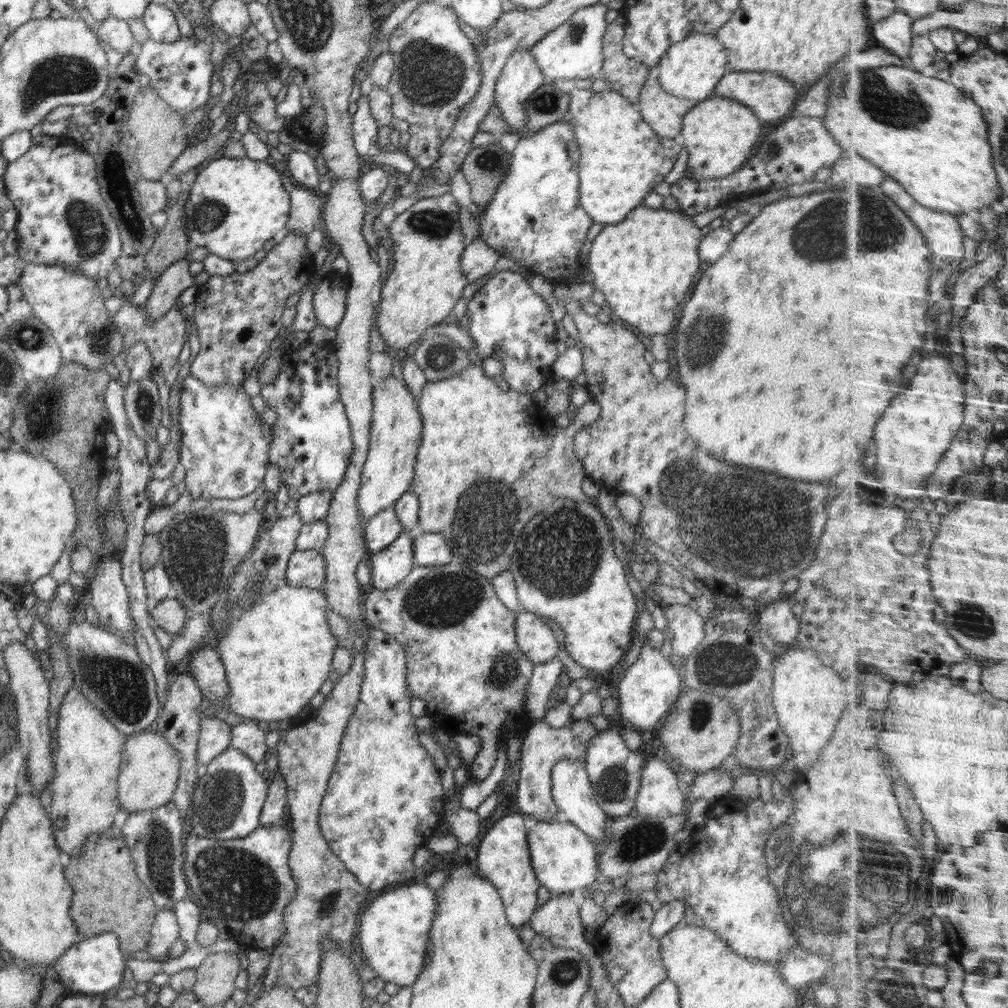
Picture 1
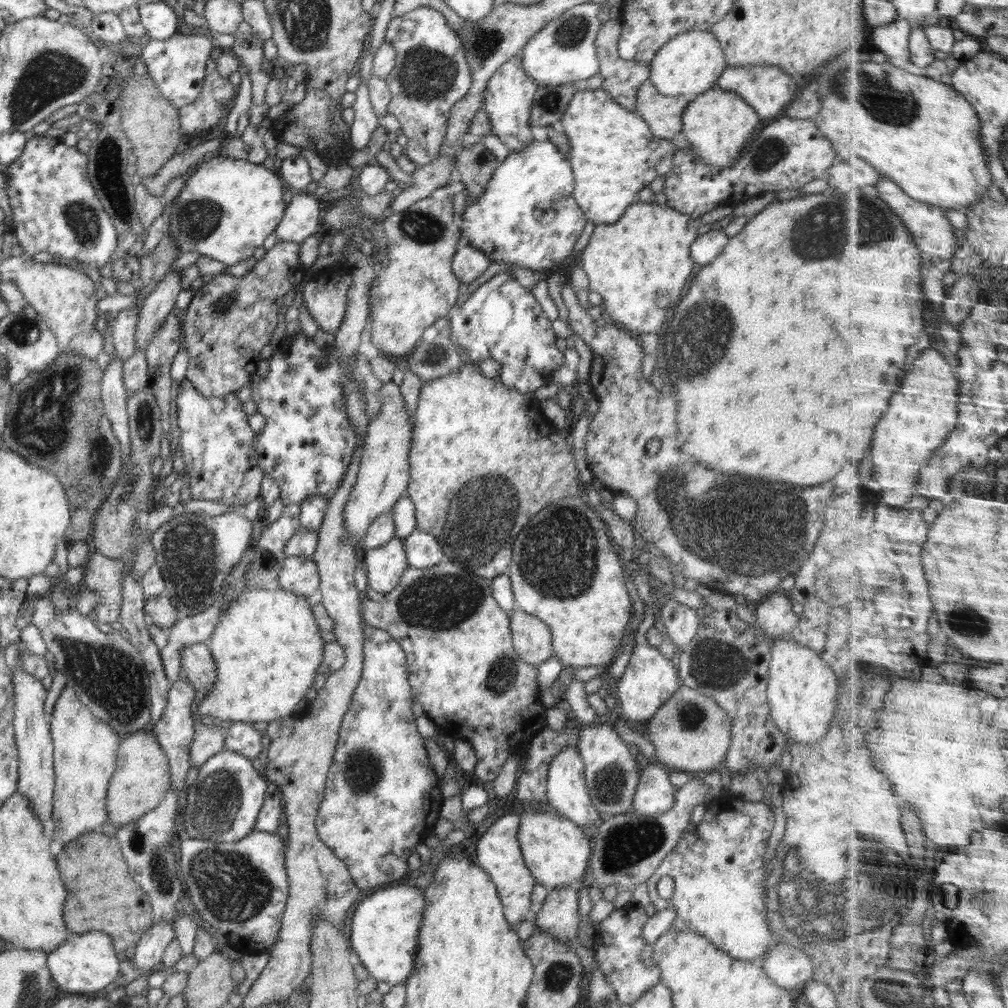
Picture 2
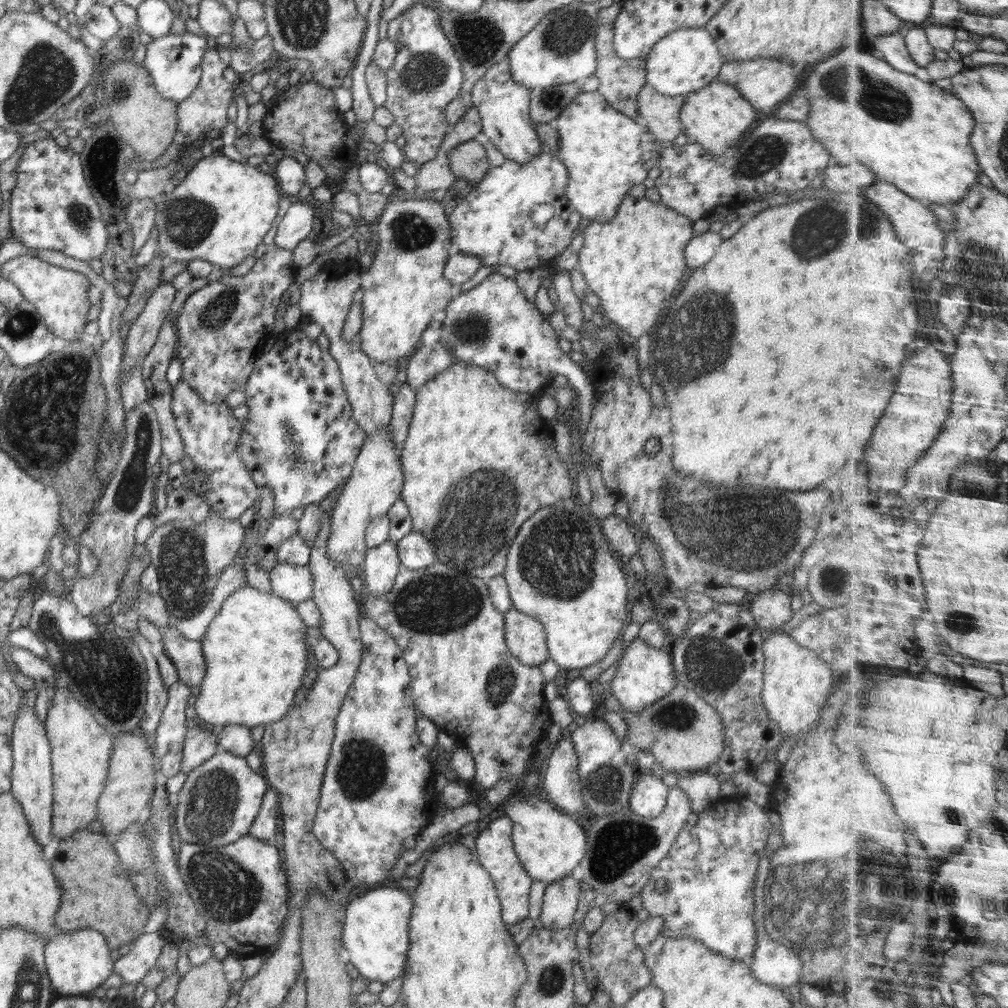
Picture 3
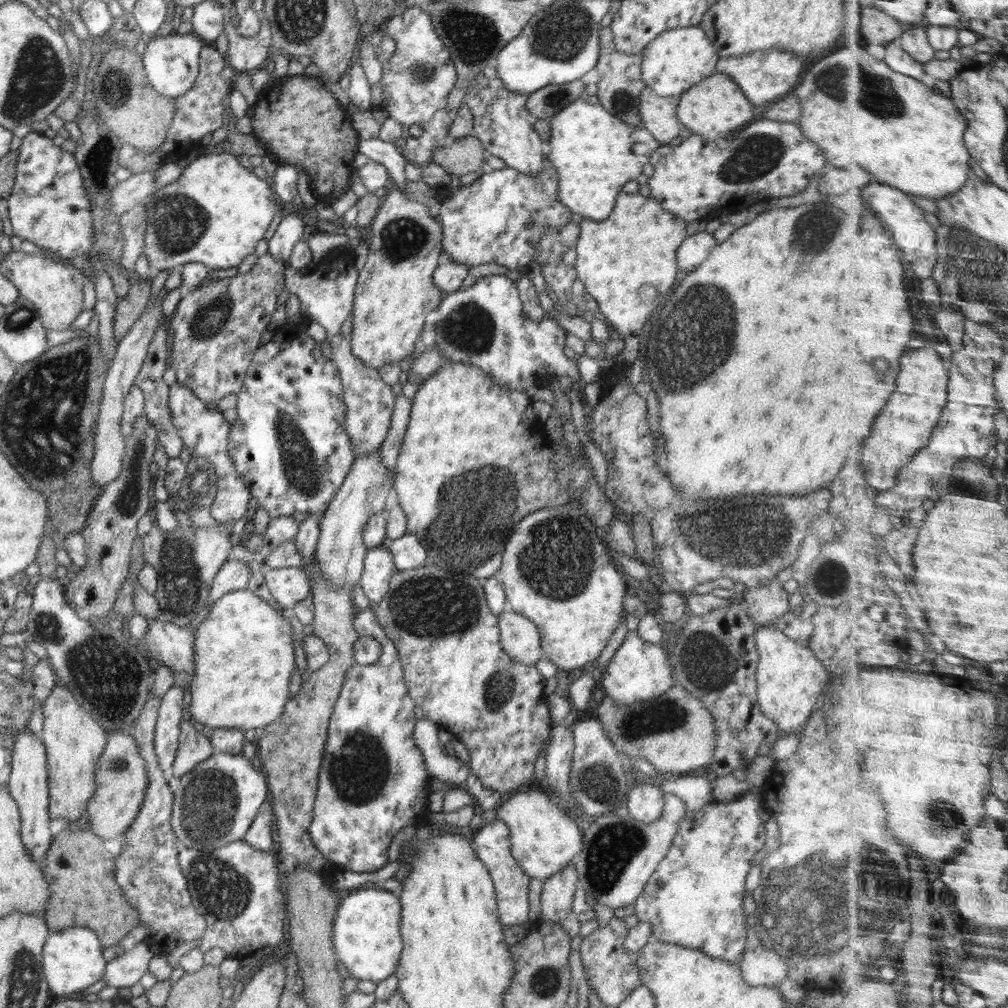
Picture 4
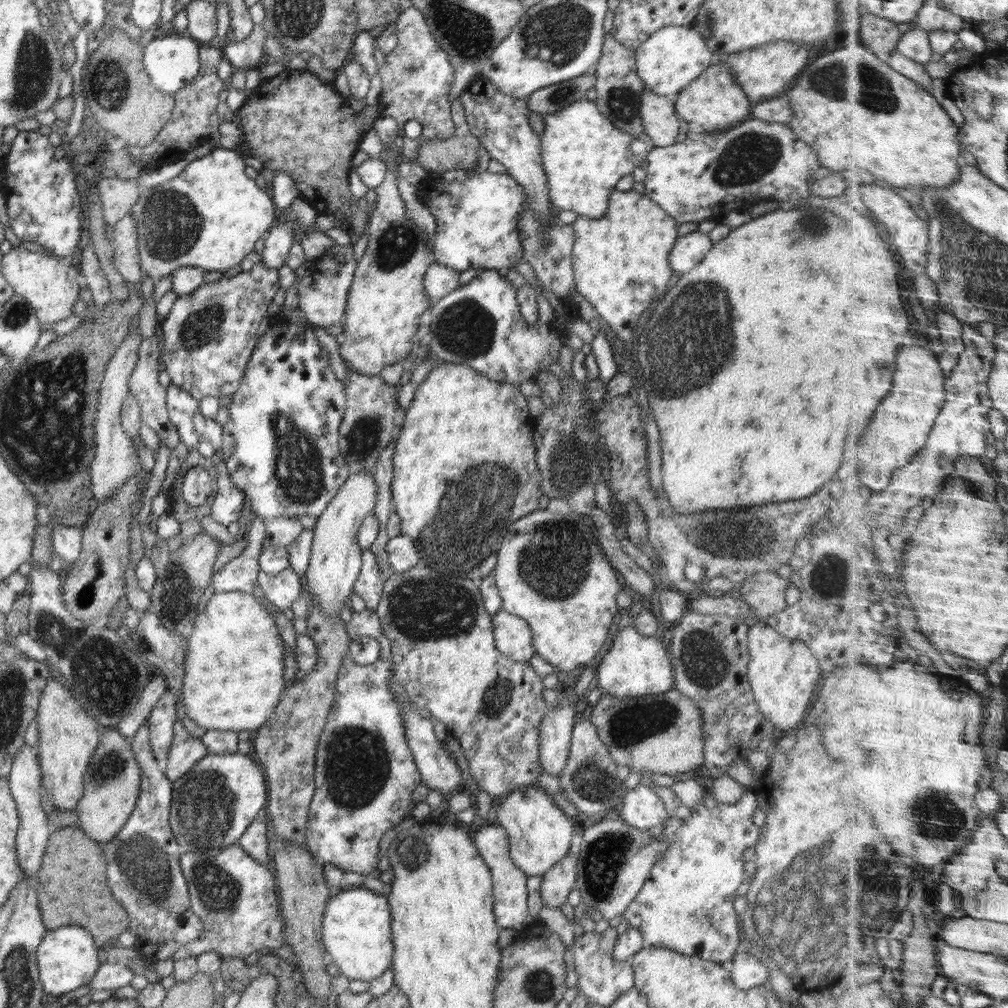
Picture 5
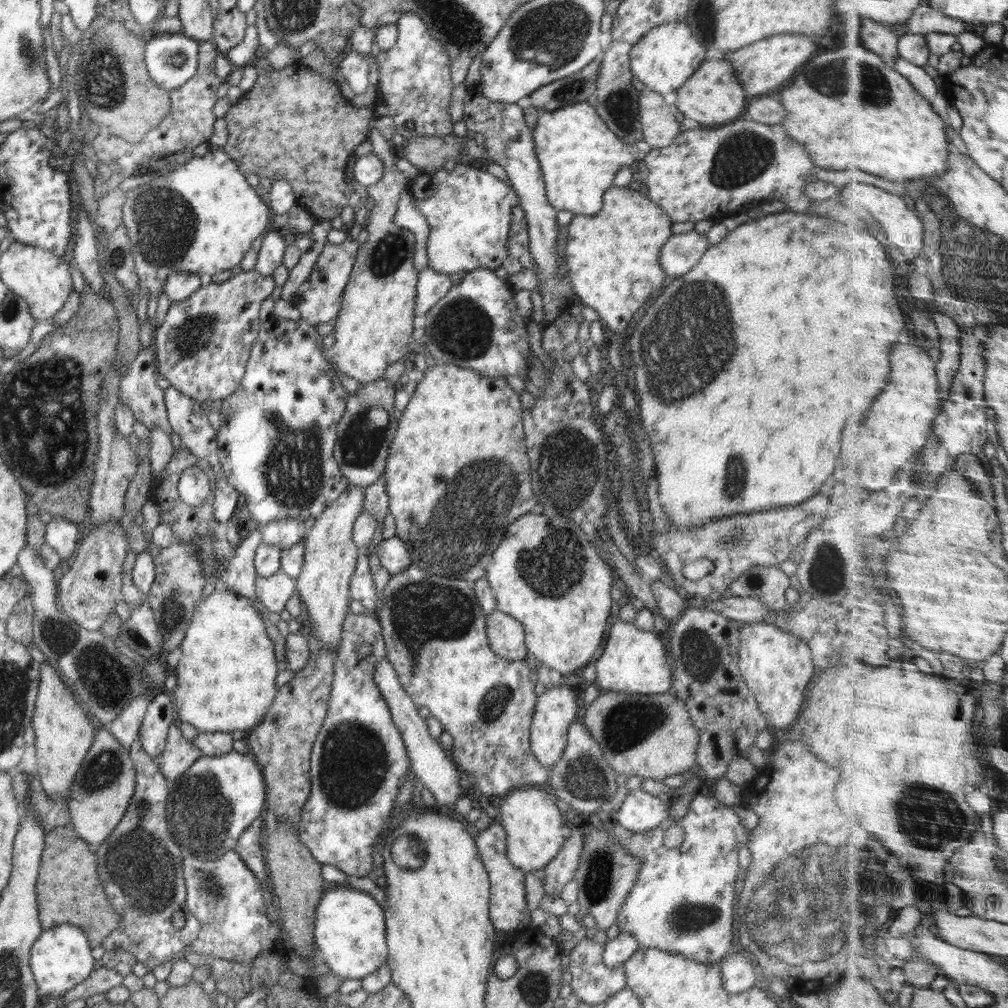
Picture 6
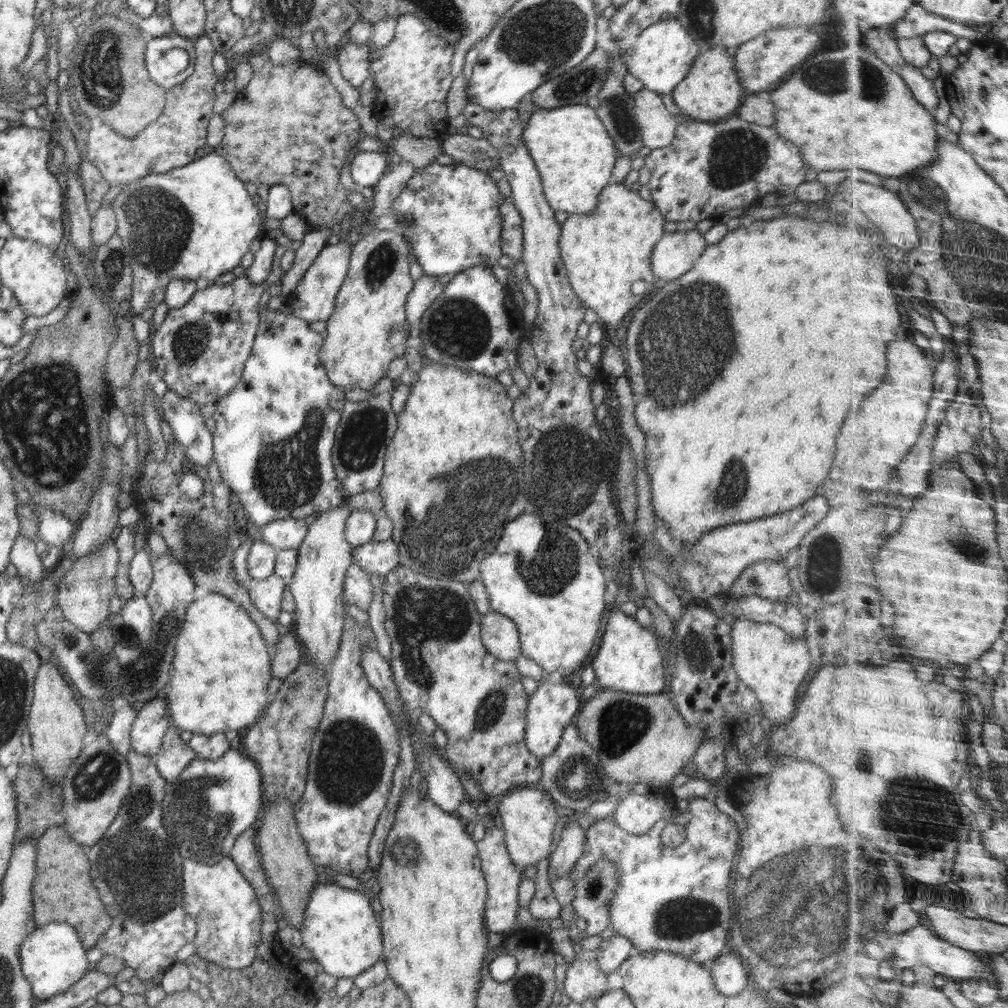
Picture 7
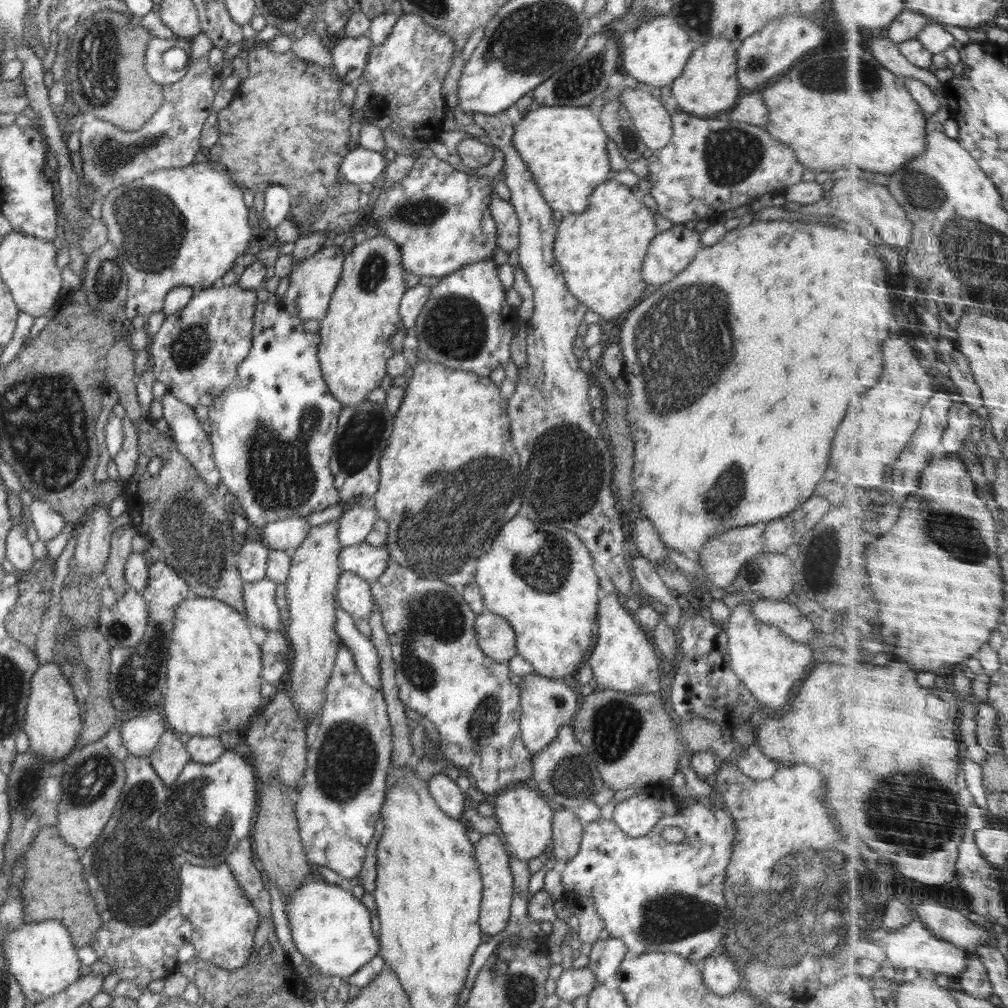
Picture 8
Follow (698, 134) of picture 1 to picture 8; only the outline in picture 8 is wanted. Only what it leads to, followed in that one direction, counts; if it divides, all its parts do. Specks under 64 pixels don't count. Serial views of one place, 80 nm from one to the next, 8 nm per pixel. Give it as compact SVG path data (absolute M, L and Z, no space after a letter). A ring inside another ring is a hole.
M716 36L696 48L686 62L682 76L670 85L671 95L678 102L681 111L692 113L692 116L710 118L714 113L732 110L738 102L742 87L737 80L736 42Z

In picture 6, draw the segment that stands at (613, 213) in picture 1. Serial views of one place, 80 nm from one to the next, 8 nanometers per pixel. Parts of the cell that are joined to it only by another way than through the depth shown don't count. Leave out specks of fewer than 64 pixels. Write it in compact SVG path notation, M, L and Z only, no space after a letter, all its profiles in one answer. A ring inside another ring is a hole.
M588 102L572 104L554 112L539 114L533 128L535 153L542 168L548 202L557 210L568 210L574 215L593 215L601 211L603 196L607 188L613 187L614 178L621 166L630 166L633 162L643 160L651 146L641 138L634 144L620 140L597 114Z

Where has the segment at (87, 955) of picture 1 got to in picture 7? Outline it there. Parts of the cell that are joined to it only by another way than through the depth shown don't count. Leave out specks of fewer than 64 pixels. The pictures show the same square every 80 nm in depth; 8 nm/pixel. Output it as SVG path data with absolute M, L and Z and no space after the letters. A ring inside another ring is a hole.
M51 922L34 927L34 930L20 943L20 966L26 980L30 983L32 995L37 1002L46 1001L70 988L71 984L78 982L83 974L88 971L90 963L86 959L87 949L82 946L82 941L76 929L66 923Z

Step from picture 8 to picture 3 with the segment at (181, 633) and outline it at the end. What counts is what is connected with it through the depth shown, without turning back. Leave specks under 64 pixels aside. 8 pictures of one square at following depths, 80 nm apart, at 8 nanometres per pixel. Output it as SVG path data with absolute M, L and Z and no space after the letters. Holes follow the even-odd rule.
M243 586L230 594L222 603L218 614L208 625L202 637L201 647L206 661L205 677L199 686L199 694L192 701L190 714L201 724L215 727L236 724L252 729L260 724L278 722L291 708L296 690L309 684L306 674L308 650L304 640L309 639L296 605L275 596L259 592L256 588Z

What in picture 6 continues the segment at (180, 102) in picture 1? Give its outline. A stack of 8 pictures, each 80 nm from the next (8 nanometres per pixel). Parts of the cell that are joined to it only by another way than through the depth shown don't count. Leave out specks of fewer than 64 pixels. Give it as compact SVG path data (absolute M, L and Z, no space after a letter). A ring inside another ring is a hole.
M167 34L146 38L144 62L150 79L166 91L181 88L191 81L198 70L199 44L183 34ZM174 54L182 54L186 62L174 66L168 60Z

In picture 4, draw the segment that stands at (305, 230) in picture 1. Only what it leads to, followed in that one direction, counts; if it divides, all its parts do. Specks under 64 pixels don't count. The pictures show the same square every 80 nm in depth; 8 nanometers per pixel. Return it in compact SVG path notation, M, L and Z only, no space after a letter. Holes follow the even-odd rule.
M295 203L284 214L274 235L268 240L267 252L276 258L288 261L294 245L304 236L305 223Z

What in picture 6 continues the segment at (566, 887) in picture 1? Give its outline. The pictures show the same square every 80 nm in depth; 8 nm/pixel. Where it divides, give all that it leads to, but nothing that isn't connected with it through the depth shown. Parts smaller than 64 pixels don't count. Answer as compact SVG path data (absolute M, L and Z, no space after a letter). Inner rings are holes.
M516 789L508 793L500 806L502 828L507 834L508 860L526 873L542 870L558 852L567 838L571 822L565 816L565 809L549 794L534 789Z

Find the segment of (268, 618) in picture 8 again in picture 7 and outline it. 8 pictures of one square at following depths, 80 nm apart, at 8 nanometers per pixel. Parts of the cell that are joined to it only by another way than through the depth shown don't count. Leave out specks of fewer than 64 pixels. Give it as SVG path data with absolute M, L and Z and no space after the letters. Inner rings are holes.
M273 574L265 580L252 579L246 584L248 597L252 604L266 618L277 623L278 616L282 610L281 601L285 590L288 590L288 580Z

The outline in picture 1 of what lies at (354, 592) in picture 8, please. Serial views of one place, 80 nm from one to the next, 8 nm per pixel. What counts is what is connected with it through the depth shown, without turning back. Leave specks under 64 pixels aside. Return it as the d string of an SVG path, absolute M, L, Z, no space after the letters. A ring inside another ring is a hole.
M403 532L382 552L367 555L371 568L371 583L369 588L391 590L403 582L414 563L415 532Z

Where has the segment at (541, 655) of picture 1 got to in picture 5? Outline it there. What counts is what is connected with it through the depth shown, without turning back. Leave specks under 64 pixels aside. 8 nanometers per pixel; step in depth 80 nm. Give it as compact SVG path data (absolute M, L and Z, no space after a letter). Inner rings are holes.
M500 610L492 616L492 628L496 648L502 655L527 663L536 656L532 631L526 620Z

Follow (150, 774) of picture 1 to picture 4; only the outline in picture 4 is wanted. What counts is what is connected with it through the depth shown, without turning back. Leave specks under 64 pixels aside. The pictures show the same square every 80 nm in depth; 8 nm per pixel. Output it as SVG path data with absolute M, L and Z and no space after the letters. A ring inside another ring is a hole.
M128 731L108 732L102 757L98 758L95 766L94 798L85 808L85 817L90 822L90 830L94 834L108 840L129 829L137 818L146 796L148 784L146 767L146 761L141 757L136 741Z

